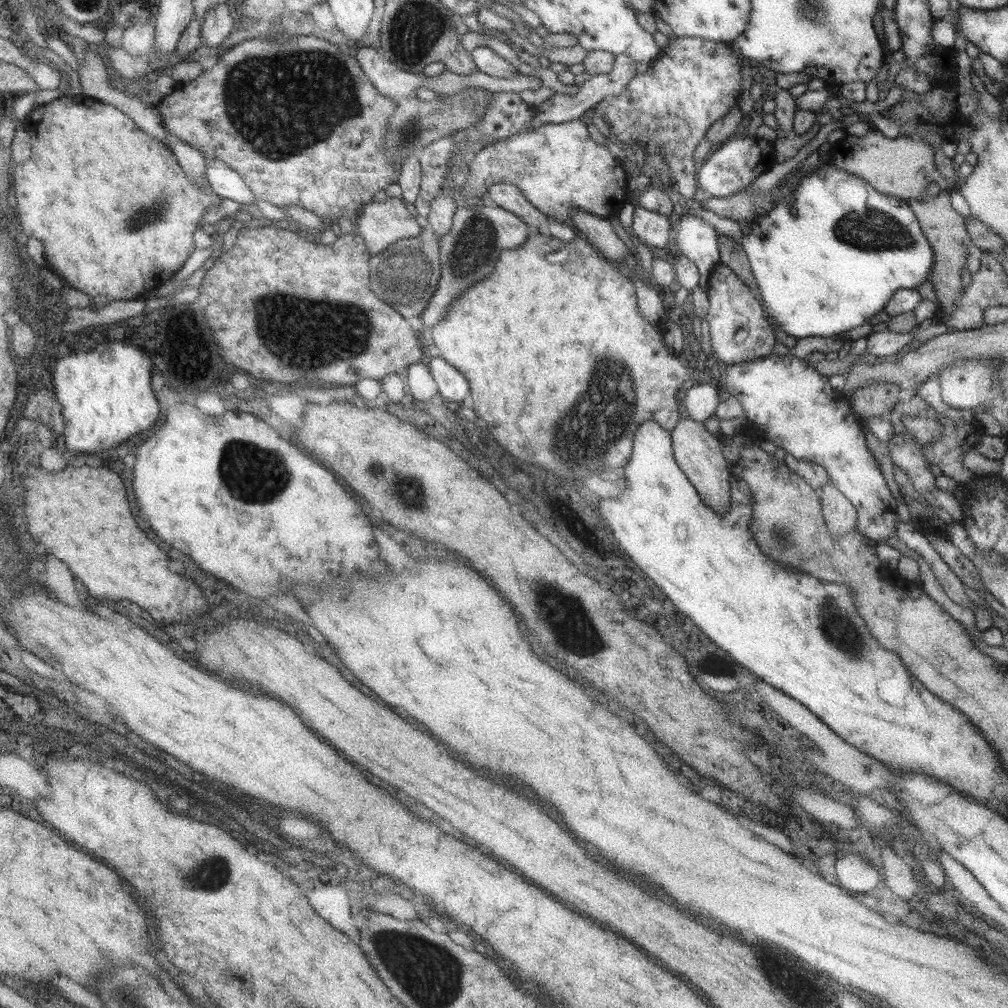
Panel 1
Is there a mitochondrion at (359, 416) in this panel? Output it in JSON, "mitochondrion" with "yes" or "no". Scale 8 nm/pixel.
{"mitochondrion":"no"}

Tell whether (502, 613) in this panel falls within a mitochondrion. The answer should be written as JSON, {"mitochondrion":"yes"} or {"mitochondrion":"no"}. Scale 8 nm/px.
{"mitochondrion":"no"}

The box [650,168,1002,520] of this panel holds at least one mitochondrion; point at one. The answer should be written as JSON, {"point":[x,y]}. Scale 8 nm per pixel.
{"point":[867,229]}

